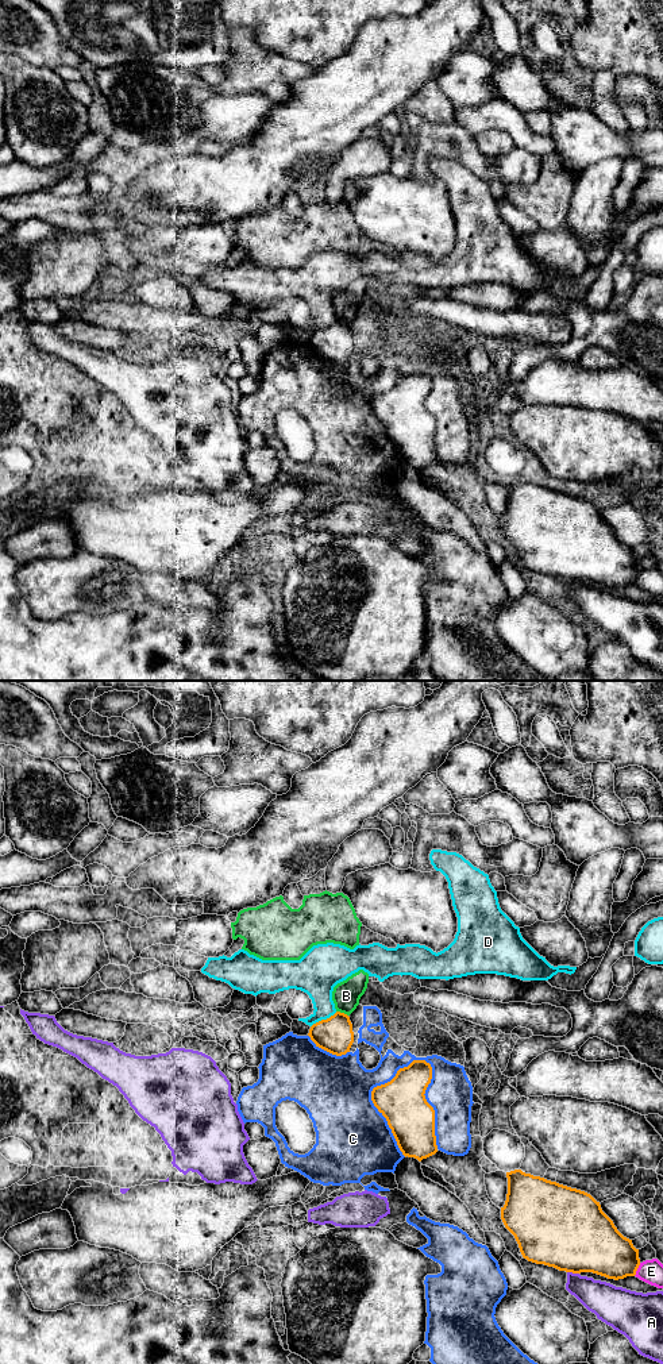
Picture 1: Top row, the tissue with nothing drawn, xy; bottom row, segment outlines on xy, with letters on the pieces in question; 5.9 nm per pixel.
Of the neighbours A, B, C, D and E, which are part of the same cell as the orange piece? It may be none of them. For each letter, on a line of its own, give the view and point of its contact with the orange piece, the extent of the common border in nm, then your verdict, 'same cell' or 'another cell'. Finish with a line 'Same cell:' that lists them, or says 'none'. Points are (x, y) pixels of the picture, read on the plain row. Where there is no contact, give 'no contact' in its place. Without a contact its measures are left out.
A: xy (573, 581) | 70 nm | another cell
B: xy (342, 322) | 80 nm | another cell
C: xy (424, 407) | 600 nm | another cell
D: xy (323, 328) | 180 nm | another cell
E: xy (636, 578) | 90 nm | another cell
Same cell: none

